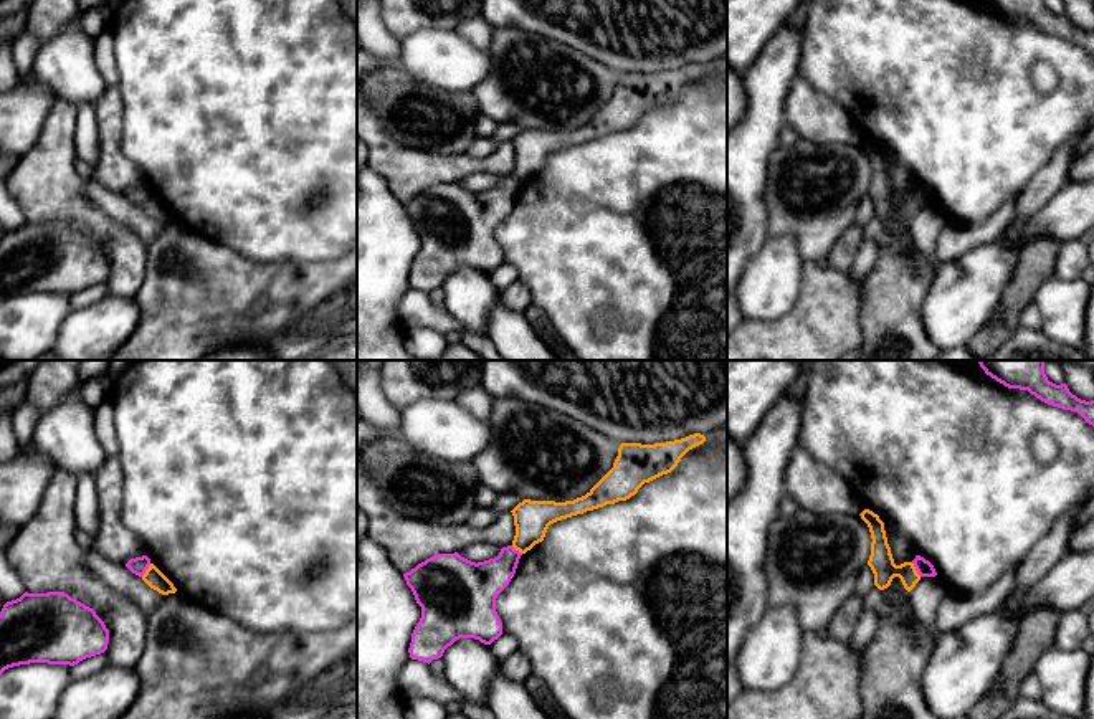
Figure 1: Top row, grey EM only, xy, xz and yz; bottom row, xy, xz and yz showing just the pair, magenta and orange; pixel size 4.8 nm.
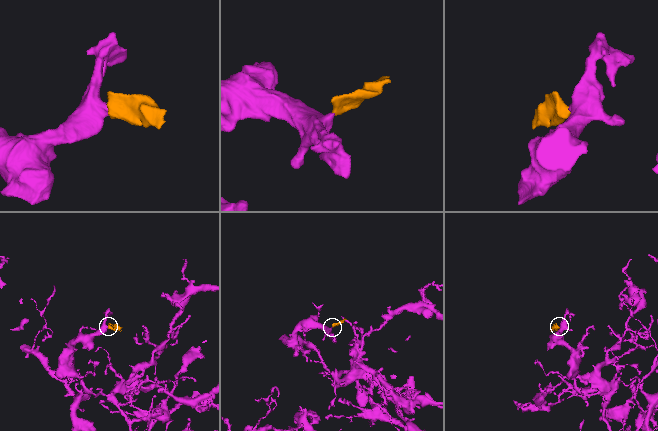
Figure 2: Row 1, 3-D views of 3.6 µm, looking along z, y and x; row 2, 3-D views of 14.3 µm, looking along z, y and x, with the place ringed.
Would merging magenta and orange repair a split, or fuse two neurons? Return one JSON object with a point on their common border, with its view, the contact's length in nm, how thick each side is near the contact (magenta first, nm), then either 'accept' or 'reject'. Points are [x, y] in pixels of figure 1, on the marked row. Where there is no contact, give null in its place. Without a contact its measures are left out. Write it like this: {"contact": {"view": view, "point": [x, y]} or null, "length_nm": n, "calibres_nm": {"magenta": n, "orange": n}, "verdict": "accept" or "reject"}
{"contact": {"view": "yz", "point": [916, 569]}, "length_nm": 90, "calibres_nm": {"magenta": 80, "orange": 120}, "verdict": "reject"}

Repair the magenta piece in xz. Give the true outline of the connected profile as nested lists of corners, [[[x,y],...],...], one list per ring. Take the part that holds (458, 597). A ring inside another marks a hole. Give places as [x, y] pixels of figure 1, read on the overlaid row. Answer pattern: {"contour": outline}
{"contour": [[[512,545],[502,547],[497,557],[478,564],[458,552],[436,554],[403,574],[421,607],[421,618],[411,633],[410,658],[430,664],[459,638],[474,638],[484,645],[497,640],[502,635],[502,623],[496,612],[496,598],[514,577],[521,555]]]}

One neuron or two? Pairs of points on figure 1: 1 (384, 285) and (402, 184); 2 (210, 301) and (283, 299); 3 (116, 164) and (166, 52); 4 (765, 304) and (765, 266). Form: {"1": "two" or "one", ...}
{"1": "two", "2": "one", "3": "two", "4": "one"}

